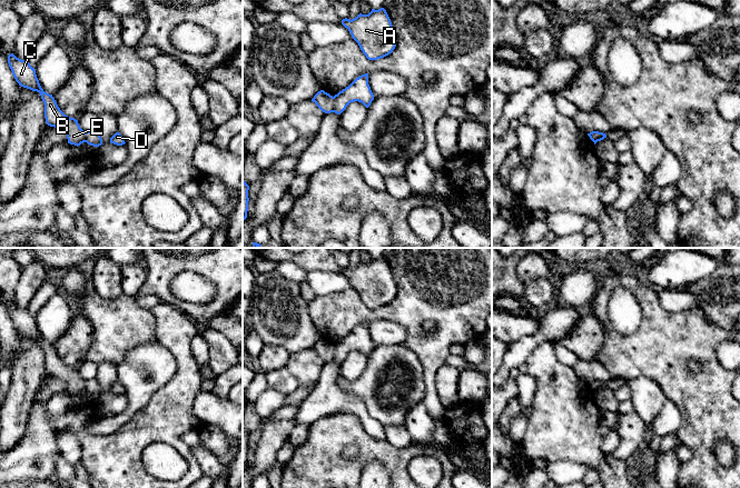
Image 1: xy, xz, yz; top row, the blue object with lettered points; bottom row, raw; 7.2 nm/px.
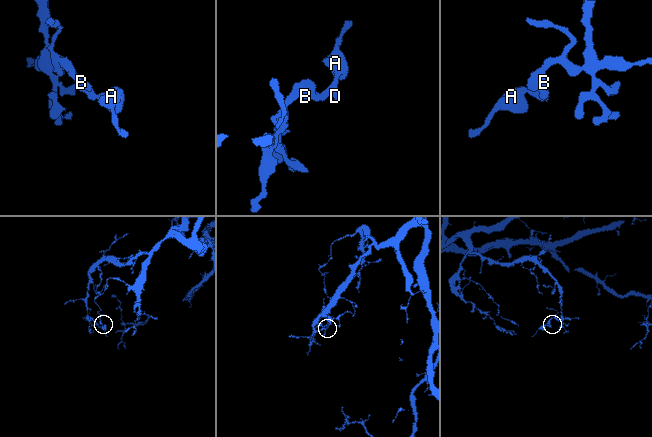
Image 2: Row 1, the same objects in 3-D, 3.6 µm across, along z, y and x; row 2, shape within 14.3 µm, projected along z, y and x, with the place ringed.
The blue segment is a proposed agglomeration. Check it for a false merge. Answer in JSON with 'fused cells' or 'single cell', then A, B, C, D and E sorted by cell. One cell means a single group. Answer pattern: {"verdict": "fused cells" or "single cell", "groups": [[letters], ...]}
{"verdict": "fused cells", "groups": [["A", "D"], ["B", "C", "E"]]}

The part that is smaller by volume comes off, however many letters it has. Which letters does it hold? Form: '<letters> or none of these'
A, D

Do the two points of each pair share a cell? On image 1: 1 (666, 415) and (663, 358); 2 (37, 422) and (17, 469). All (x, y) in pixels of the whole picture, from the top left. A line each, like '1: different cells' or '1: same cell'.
1: different cells
2: same cell

